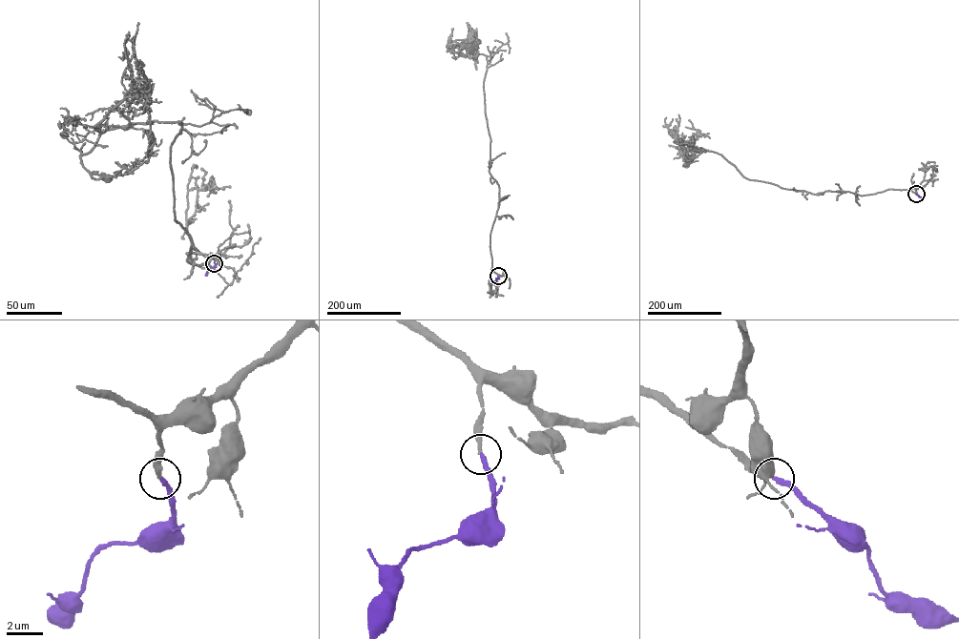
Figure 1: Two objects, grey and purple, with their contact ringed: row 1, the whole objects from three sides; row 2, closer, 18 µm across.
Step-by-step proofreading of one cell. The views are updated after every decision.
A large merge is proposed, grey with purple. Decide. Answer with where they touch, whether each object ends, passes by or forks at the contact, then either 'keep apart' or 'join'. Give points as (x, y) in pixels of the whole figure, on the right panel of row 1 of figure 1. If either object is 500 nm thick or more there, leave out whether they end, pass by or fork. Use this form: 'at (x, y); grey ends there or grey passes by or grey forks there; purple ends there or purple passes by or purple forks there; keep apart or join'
at (916, 194); grey ends there; purple ends there; join

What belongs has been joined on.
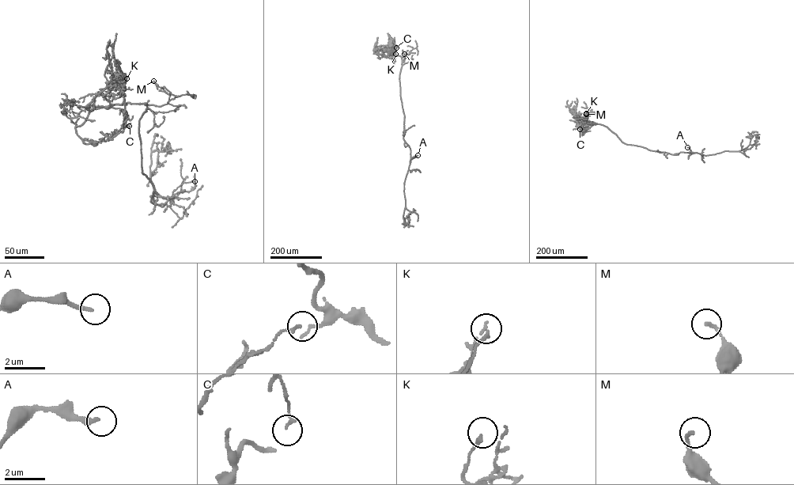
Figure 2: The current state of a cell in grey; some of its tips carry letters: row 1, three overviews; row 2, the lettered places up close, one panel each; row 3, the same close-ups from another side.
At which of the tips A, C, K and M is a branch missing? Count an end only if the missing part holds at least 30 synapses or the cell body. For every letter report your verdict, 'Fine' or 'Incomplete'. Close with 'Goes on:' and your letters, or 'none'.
A: Incomplete
C: Fine
K: Fine
M: Fine
Goes on: A

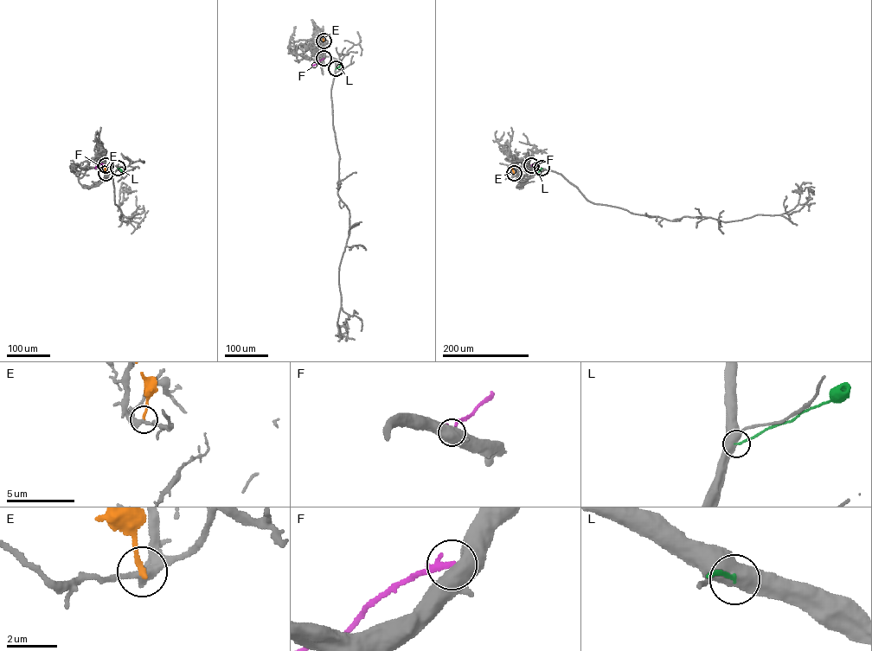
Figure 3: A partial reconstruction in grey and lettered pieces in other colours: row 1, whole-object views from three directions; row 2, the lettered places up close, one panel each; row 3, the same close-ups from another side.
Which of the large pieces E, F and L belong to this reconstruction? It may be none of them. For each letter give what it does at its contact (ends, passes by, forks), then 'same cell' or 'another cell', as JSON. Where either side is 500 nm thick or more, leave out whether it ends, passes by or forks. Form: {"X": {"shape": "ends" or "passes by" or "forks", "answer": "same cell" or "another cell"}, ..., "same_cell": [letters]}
{"E": {"shape": "ends", "answer": "another cell"}, "F": {"answer": "another cell"}, "L": {"shape": "ends", "answer": "same cell"}, "same_cell": ["L"]}

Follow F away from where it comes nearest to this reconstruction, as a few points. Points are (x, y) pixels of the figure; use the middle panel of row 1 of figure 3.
F: (323, 58), (312, 65)

